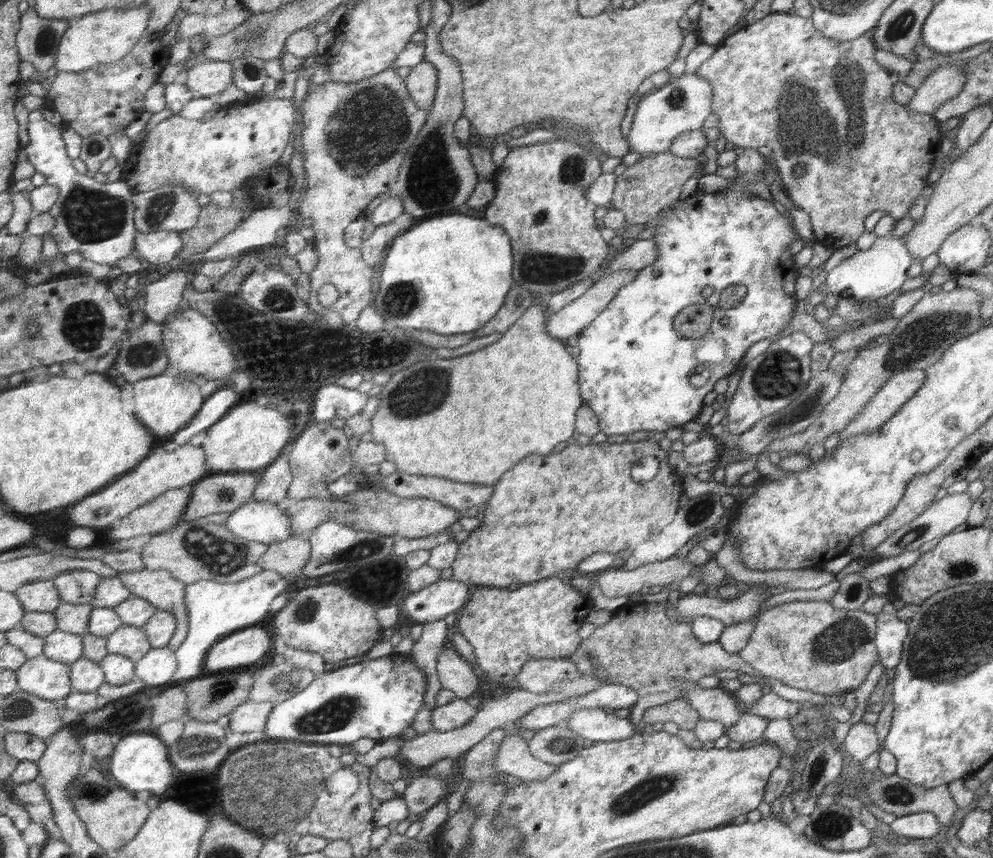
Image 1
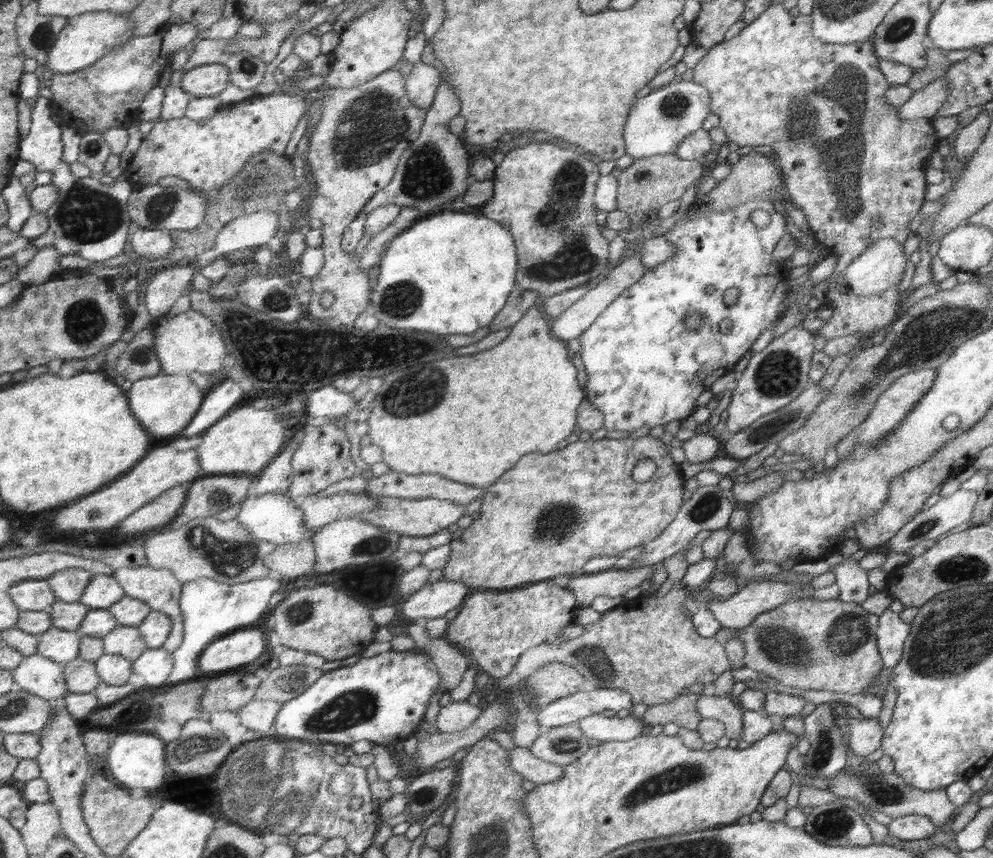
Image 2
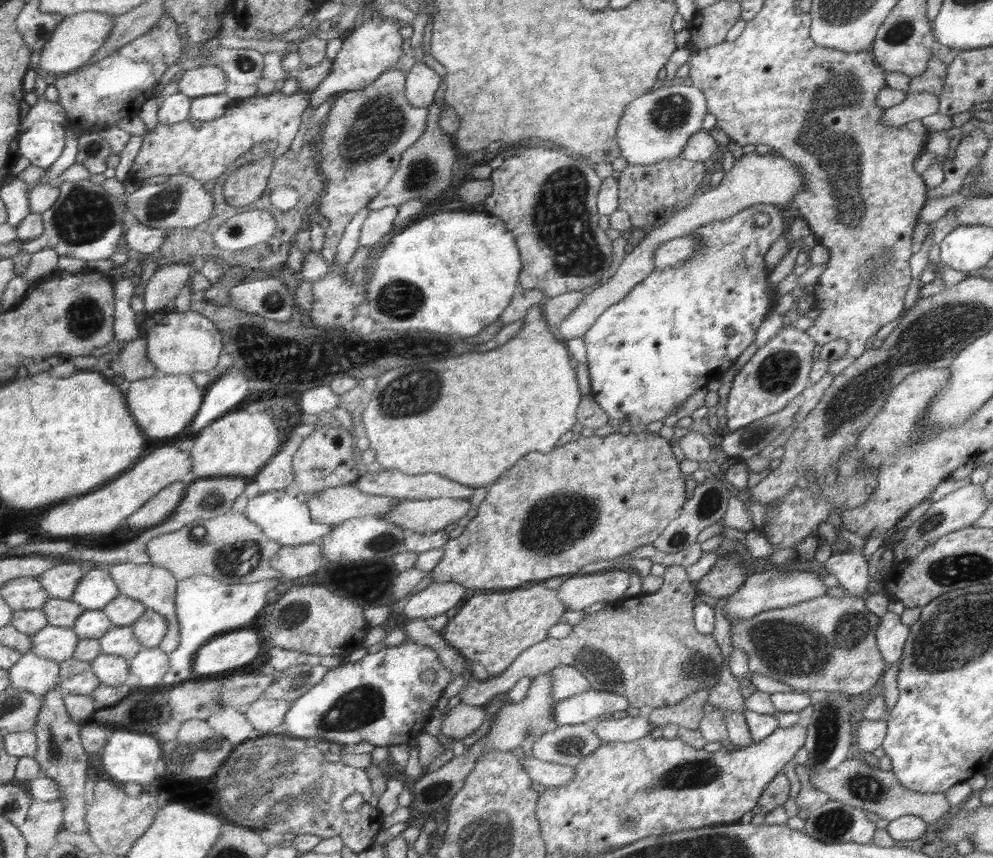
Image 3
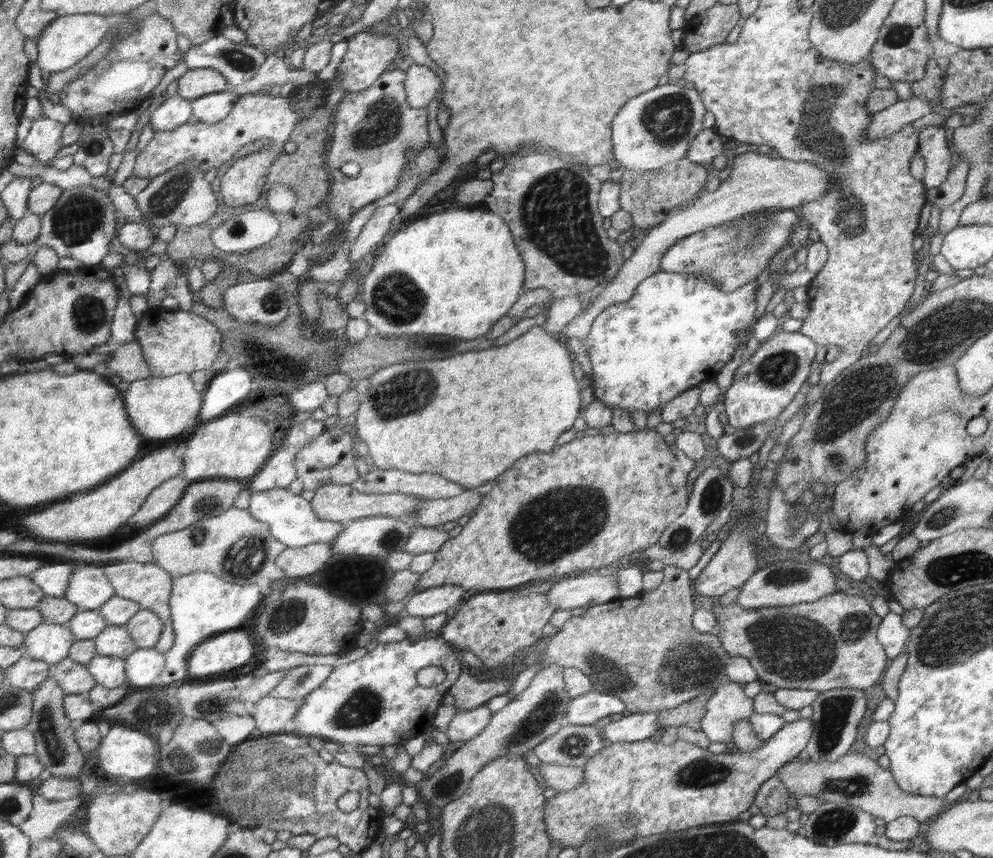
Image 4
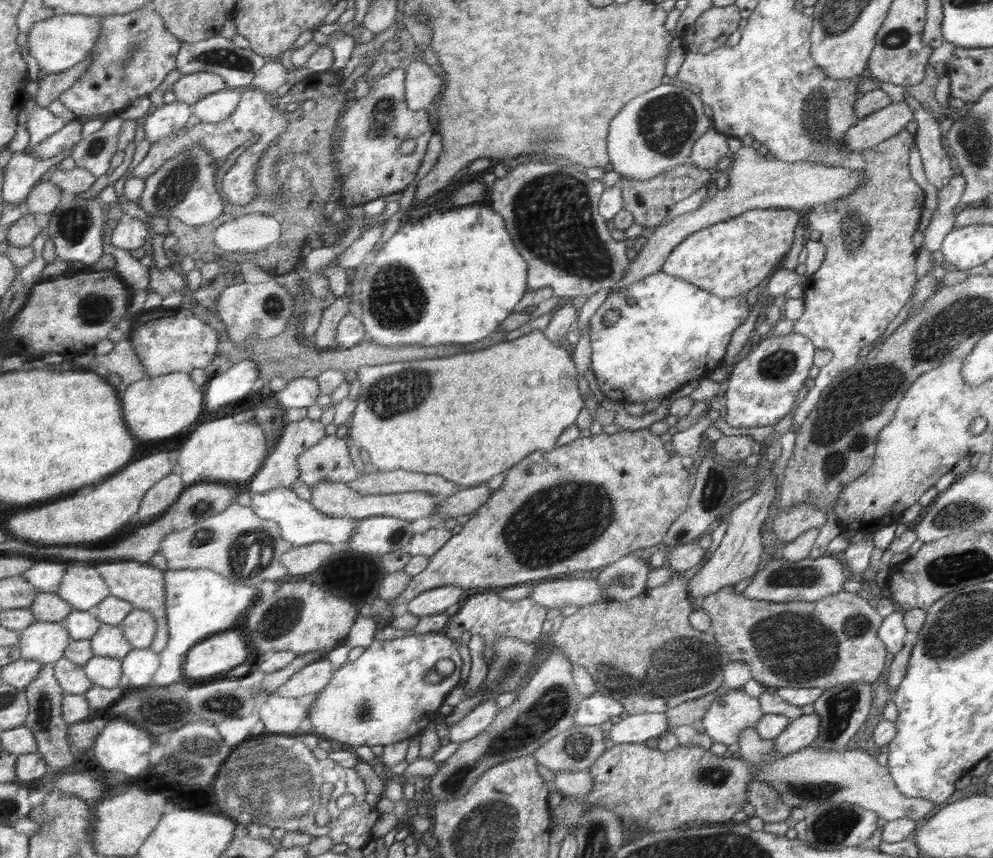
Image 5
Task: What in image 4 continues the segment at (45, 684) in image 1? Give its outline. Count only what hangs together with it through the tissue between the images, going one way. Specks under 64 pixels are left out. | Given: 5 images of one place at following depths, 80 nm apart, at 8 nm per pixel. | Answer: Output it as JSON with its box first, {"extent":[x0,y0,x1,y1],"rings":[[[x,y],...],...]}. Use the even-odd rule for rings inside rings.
{"extent":[3,656,52,692],"rings":[[[22,656],[18,662],[3,669],[5,686],[10,689],[16,687],[31,692],[52,674],[52,666],[44,660]]]}

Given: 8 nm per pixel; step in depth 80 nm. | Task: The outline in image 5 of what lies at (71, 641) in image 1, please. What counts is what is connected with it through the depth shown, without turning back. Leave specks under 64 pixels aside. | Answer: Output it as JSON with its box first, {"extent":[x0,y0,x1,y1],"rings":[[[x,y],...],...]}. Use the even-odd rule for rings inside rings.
{"extent":[17,621,71,664],"rings":[[[36,621],[21,630],[17,646],[20,647],[22,659],[52,664],[63,657],[71,641],[66,626],[59,622]]]}

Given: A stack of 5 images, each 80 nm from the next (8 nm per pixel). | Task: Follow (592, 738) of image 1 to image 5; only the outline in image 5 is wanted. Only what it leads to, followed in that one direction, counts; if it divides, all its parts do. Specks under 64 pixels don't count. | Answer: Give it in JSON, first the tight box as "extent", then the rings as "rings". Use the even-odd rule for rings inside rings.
{"extent":[607,713,669,744],"rings":[[[666,713],[629,715],[611,726],[607,734],[609,744],[642,743],[648,738],[664,735],[669,728]]]}

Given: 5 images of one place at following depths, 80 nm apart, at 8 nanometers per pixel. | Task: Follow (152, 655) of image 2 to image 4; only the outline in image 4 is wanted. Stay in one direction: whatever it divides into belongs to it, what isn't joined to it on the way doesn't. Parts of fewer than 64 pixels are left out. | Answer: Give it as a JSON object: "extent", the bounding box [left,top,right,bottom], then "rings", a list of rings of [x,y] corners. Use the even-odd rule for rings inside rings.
{"extent":[125,648,165,688],"rings":[[[154,648],[138,649],[125,658],[125,675],[134,688],[150,686],[153,685],[154,679],[163,671],[164,663],[165,656],[162,652],[158,652]]]}

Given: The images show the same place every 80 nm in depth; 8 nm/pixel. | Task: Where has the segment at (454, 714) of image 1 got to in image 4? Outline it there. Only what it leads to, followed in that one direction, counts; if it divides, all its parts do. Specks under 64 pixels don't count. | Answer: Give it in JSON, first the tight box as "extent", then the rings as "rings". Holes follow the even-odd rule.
{"extent":[445,704,493,741],"rings":[[[486,704],[466,712],[458,712],[450,721],[445,735],[450,741],[474,739],[489,726],[492,718],[493,712]]]}

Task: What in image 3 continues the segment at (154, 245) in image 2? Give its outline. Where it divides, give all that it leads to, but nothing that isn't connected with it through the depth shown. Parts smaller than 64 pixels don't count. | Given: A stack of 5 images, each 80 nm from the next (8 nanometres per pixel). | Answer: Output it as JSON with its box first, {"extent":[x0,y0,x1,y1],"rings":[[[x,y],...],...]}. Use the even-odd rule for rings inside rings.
{"extent":[122,223,168,258],"rings":[[[142,223],[134,224],[124,233],[122,244],[127,244],[131,254],[143,254],[146,258],[155,250],[164,246],[165,236],[168,230],[162,228],[150,228]]]}

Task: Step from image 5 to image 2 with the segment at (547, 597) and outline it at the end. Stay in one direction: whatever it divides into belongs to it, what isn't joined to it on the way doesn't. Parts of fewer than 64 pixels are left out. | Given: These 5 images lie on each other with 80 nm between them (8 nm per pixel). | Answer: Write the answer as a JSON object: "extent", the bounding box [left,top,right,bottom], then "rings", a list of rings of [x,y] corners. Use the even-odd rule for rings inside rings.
{"extent":[565,565,652,608],"rings":[[[652,565],[631,569],[606,569],[591,574],[579,574],[565,586],[576,599],[579,608],[588,608],[596,596],[622,596],[628,590],[650,580]]]}

